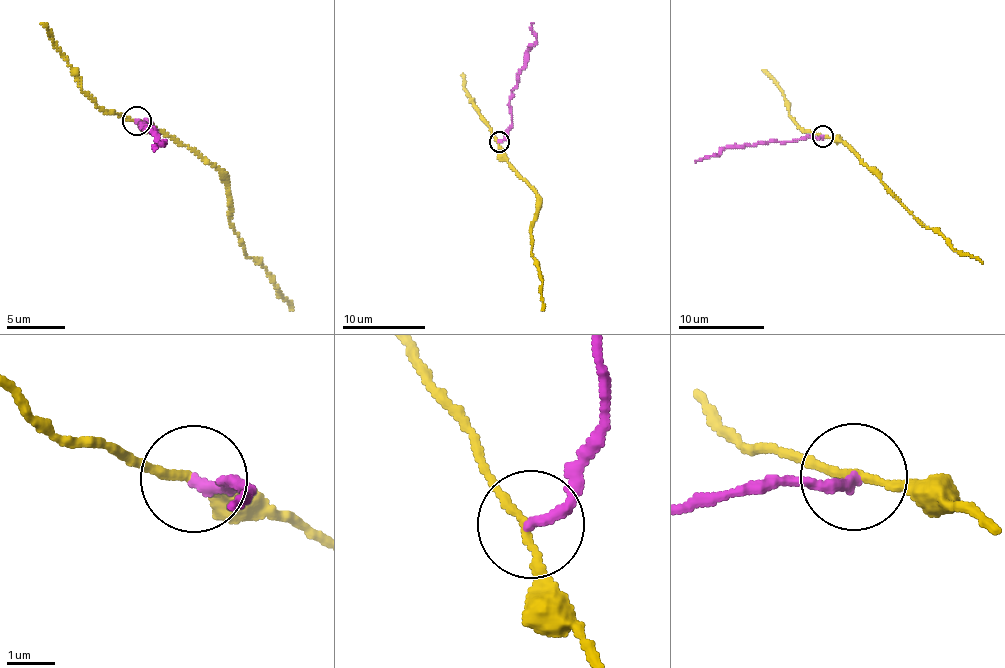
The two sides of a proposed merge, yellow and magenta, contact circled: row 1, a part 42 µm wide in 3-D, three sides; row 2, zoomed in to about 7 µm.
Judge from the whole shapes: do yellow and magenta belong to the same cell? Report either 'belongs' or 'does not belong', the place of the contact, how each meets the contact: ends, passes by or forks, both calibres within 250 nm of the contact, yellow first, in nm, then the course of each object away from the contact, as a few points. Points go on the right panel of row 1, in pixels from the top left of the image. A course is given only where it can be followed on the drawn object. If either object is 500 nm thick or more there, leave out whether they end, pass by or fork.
does not belong; at (823, 136); yellow passes by; magenta ends there; 150 nm thick on the yellow side, 240 nm on the other; yellow runs (823, 135), (843, 141), (926, 226), (937, 230), (953, 249), (972, 255), (982, 263); magenta runs (823, 135), (726, 148), (702, 160), (695, 160)

